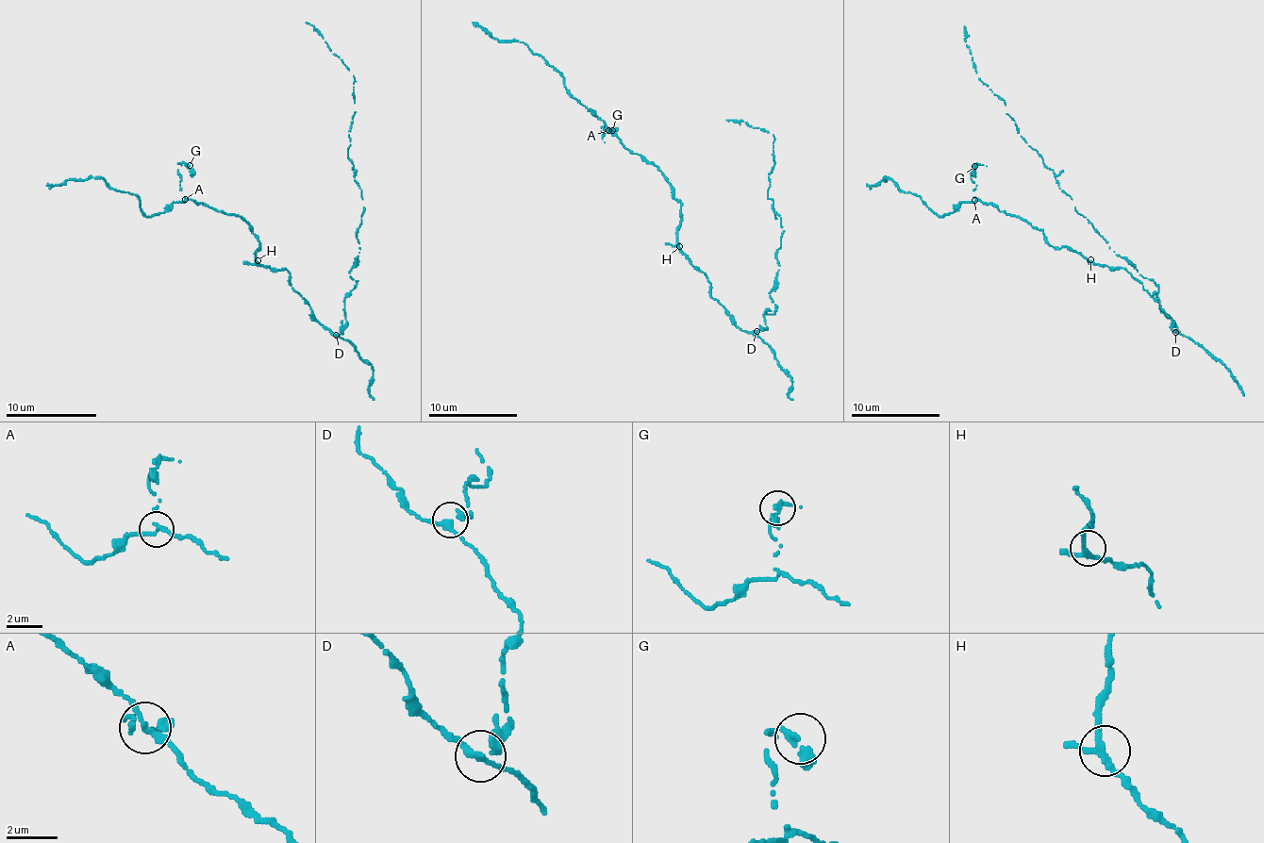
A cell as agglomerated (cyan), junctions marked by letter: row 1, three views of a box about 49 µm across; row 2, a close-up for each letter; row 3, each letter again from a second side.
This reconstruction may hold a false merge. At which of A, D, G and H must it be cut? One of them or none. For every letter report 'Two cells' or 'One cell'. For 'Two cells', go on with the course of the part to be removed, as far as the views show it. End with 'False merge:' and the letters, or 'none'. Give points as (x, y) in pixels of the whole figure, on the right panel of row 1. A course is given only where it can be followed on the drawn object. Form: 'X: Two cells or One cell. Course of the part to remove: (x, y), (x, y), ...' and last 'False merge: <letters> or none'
A: One cell
D: Two cells. Course of the part to remove: (1174, 333), (1155, 282), (1139, 275), (1074, 208), (1006, 105), (981, 80), (963, 26)
G: One cell
H: One cell
False merge: D

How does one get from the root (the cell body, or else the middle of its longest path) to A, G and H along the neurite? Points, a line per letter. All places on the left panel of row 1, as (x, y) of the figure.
A: (314, 315), (290, 283), (287, 270), (264, 268), (256, 258), (259, 242), (241, 218), (185, 199)
G: (314, 315), (287, 270), (264, 268), (256, 258), (259, 242), (241, 218), (185, 197), (178, 163), (190, 165)
H: (314, 315), (290, 283), (287, 270), (271, 270), (257, 260)

